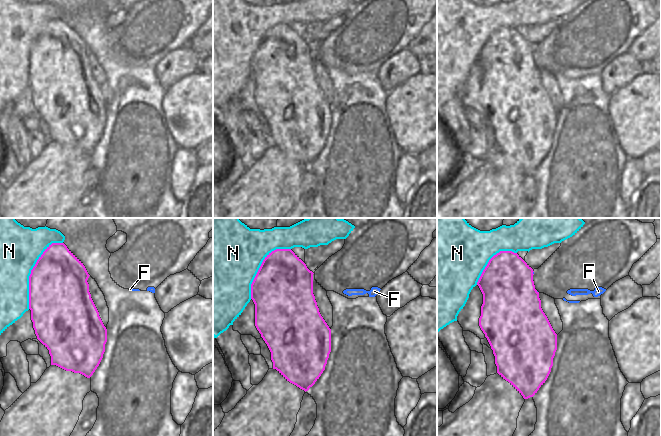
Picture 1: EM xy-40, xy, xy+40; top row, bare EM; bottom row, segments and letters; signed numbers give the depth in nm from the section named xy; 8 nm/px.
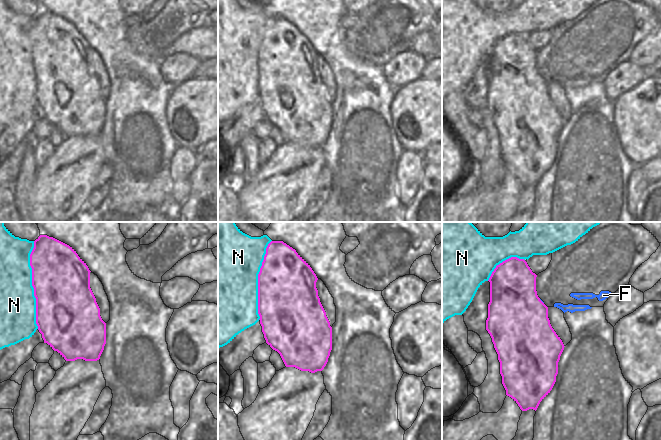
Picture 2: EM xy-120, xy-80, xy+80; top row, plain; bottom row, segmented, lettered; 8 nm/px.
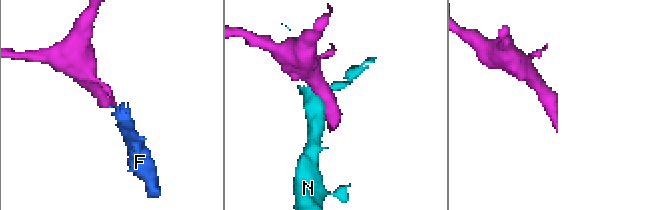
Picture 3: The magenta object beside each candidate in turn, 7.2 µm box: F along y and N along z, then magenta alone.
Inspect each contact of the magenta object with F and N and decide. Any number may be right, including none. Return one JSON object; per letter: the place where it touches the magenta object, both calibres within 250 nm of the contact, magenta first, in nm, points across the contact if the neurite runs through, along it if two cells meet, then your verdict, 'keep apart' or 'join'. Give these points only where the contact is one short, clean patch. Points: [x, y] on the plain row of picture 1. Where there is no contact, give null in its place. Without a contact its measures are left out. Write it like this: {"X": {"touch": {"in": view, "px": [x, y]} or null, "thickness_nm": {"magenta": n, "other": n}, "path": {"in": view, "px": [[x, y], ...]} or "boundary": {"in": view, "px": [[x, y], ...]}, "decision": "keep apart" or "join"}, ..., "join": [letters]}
{"F": {"touch": {"in": "xy+40", "px": [532, 49]}, "thickness_nm": {"magenta": 420, "other": 20}, "decision": "join"}, "N": {"touch": {"in": "xy-40", "px": [31, 47]}, "thickness_nm": {"magenta": 480, "other": 340}, "decision": "keep apart"}, "join": ["F"]}

